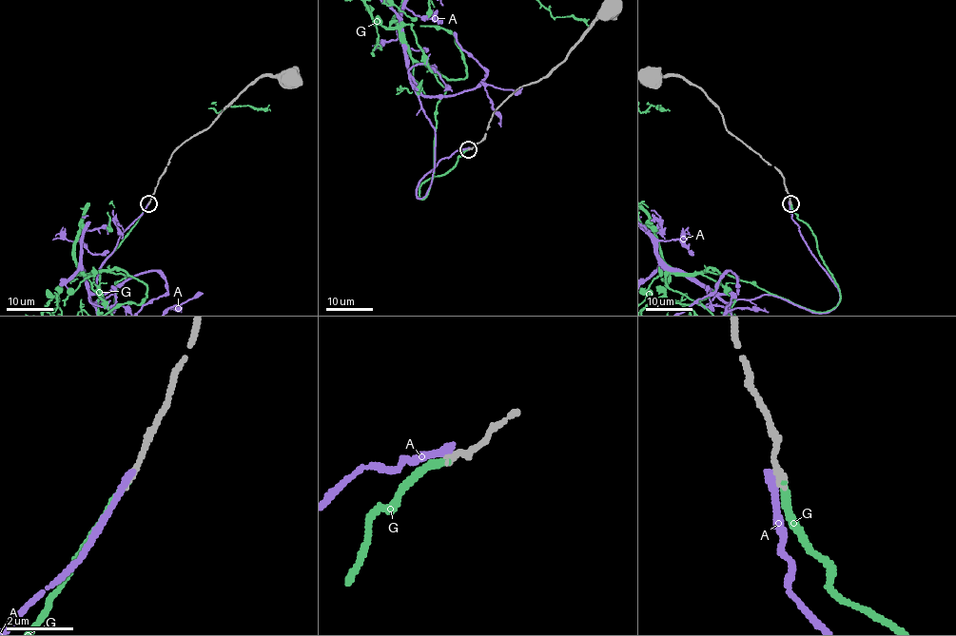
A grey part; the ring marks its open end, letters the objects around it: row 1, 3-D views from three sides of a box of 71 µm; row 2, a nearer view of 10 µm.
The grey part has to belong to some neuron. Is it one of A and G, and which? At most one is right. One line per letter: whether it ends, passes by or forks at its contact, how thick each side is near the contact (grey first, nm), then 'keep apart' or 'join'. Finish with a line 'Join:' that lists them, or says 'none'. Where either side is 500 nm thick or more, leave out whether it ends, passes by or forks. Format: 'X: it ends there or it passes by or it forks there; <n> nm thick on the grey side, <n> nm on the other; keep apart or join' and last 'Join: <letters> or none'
A: it ends there; 200 nm thick on the grey side, 240 nm on the other; keep apart
G: it ends there; 190 nm thick on the grey side, 200 nm on the other; join
Join: G

